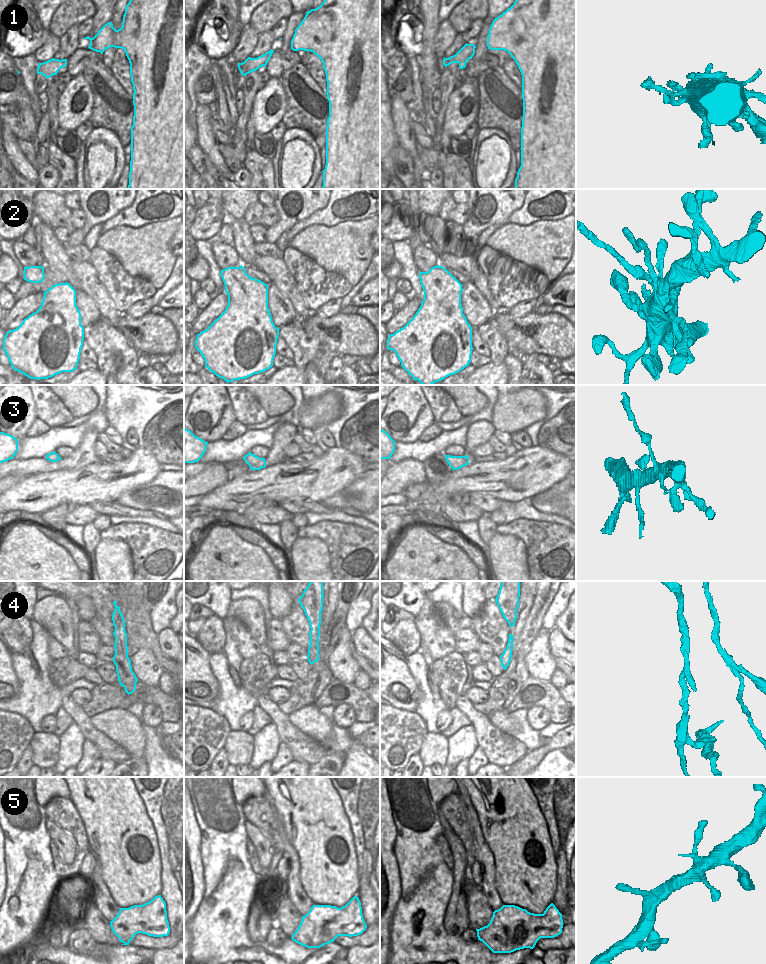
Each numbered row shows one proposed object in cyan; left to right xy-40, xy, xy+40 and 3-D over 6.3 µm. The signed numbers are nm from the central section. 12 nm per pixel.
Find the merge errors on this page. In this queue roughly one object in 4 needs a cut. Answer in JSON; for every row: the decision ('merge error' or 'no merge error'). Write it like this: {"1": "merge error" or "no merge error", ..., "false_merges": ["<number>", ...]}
{"1": "no merge error", "2": "merge error", "3": "no merge error", "4": "merge error", "5": "no merge error", "false_merges": ["2", "4"]}

